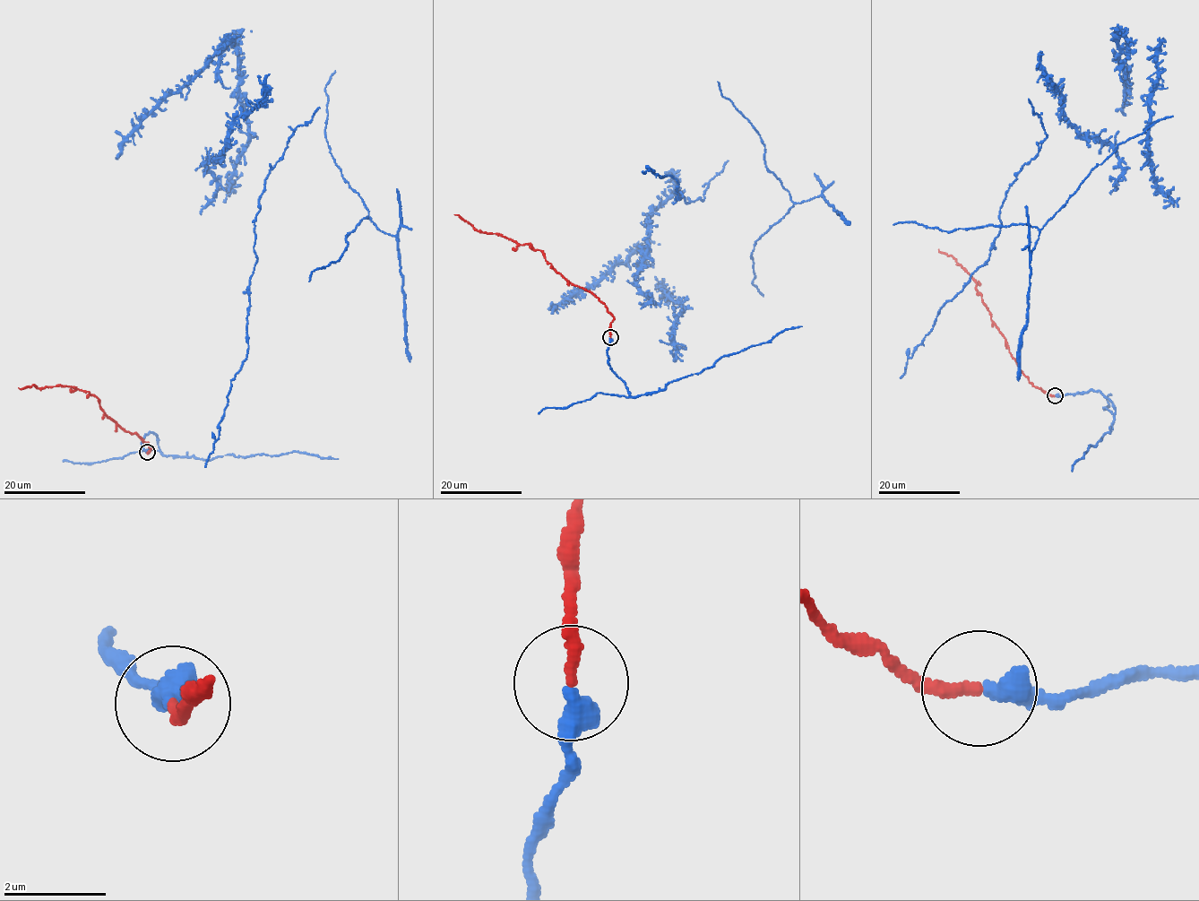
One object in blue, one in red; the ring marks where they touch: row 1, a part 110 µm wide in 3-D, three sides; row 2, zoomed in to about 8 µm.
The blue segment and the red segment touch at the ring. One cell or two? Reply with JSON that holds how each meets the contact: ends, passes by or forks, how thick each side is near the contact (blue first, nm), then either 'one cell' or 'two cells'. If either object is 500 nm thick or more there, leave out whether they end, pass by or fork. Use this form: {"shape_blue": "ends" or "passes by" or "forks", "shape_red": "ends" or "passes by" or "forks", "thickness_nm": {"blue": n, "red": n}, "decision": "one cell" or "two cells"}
{"thickness_nm": {"blue": 500, "red": 240}, "decision": "one cell"}

